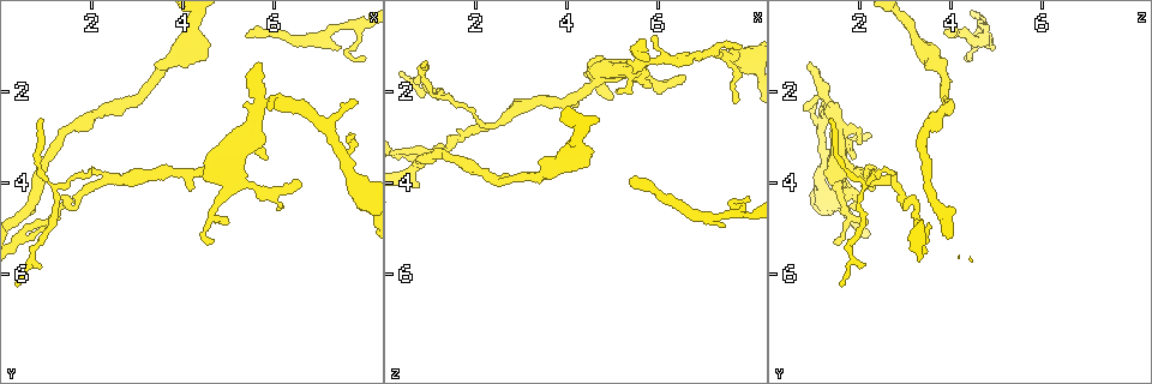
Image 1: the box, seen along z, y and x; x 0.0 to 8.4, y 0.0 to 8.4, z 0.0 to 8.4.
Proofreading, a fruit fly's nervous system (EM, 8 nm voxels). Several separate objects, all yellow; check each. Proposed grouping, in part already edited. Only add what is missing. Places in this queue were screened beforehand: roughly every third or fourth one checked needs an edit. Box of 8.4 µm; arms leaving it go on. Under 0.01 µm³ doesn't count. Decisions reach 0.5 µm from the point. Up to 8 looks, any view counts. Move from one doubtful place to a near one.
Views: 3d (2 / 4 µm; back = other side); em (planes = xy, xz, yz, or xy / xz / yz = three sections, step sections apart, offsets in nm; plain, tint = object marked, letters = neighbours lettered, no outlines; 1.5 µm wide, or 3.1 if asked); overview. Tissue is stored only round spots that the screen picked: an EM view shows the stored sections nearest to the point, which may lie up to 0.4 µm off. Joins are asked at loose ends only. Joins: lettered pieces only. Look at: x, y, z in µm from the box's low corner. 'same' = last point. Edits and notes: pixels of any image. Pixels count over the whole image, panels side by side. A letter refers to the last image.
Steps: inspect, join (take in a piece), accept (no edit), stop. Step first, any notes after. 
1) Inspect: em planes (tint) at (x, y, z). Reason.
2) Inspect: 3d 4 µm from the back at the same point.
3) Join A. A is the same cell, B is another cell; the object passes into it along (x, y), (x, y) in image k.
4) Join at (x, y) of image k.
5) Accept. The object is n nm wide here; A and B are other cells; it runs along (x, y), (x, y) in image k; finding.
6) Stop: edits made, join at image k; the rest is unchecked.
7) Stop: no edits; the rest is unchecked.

Inspect: 3d 4 µm at (5.80, 3.50, 1.85). Free end.

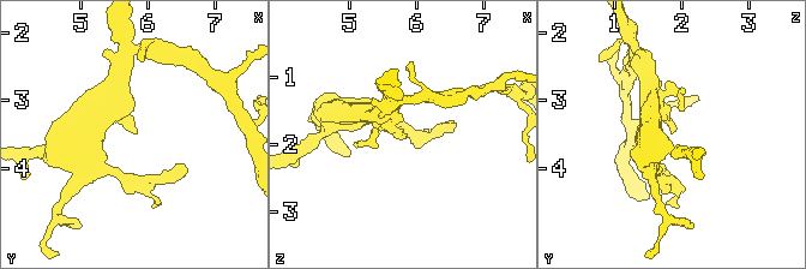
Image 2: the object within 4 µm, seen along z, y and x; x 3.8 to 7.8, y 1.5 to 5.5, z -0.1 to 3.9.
Inspect: em xy step 4 (tint) at (5.85, 3.50, 1.90).

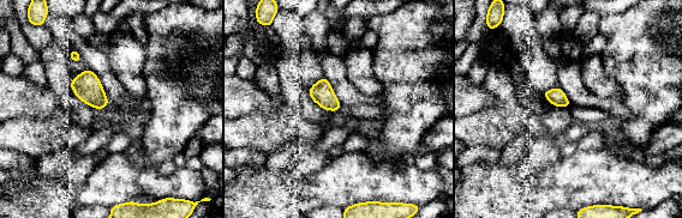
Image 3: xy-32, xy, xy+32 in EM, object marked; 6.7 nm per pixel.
Inspect: em planes (letters) at the same point.

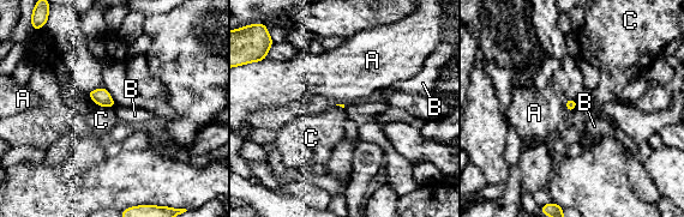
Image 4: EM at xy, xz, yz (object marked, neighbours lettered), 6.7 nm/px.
Accept. A, B and C are other cells; a border runs along (85, 92), (95, 103), (113, 108) in image 4; no lettered piece goes on from it.

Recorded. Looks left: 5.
Inspect: 3d 2 µm from the back at (7.65, 2.95, 2.20). Free end.

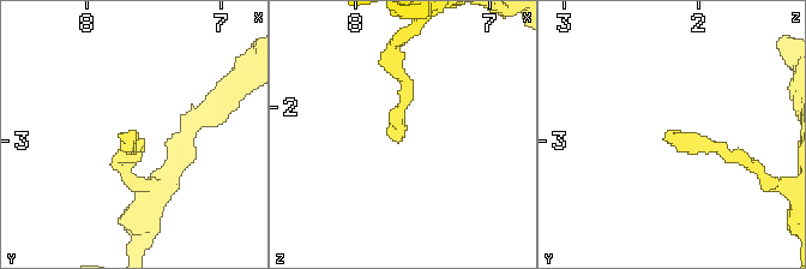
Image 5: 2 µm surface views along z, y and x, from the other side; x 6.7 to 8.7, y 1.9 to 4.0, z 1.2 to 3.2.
Inspect: em planes (letters) at (7.68, 2.94, 2.24). Now the EM.

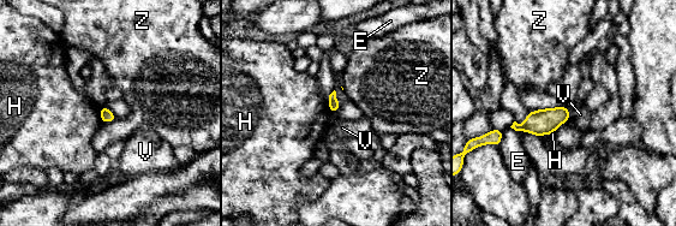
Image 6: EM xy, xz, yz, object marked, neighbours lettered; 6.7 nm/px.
Accept. The longest contact is with Z, 160 nm; E, H, V and Z are other cells; a border runs along (568, 109), (570, 118) in image 6; none of them fits.

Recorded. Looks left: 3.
Inspect: 3d 4 µm at (0.95, 2.65, 1.40). Thin end.

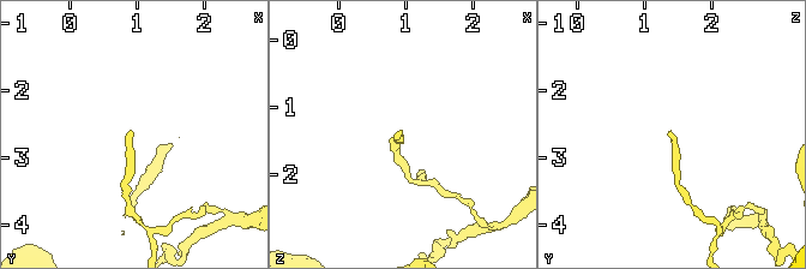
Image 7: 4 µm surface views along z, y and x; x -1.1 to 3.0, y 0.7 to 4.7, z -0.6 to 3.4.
Inspect: em planes (letters) at (0.90, 2.65, 1.35). Now the EM.

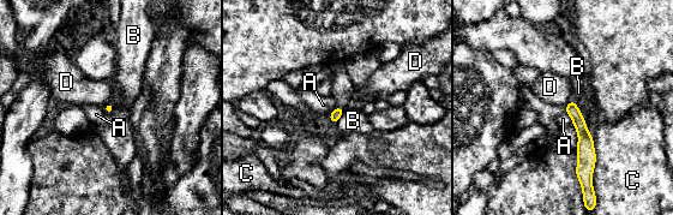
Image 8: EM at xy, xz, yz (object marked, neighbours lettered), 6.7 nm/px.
Accept. The object is 70 nm wide here; A, B, C and D are other cells; it runs along (571, 105), (586, 141), (586, 179) in image 8; no lettered piece goes on from it.

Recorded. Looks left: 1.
Stop: no edits; the rest is unchecked.

